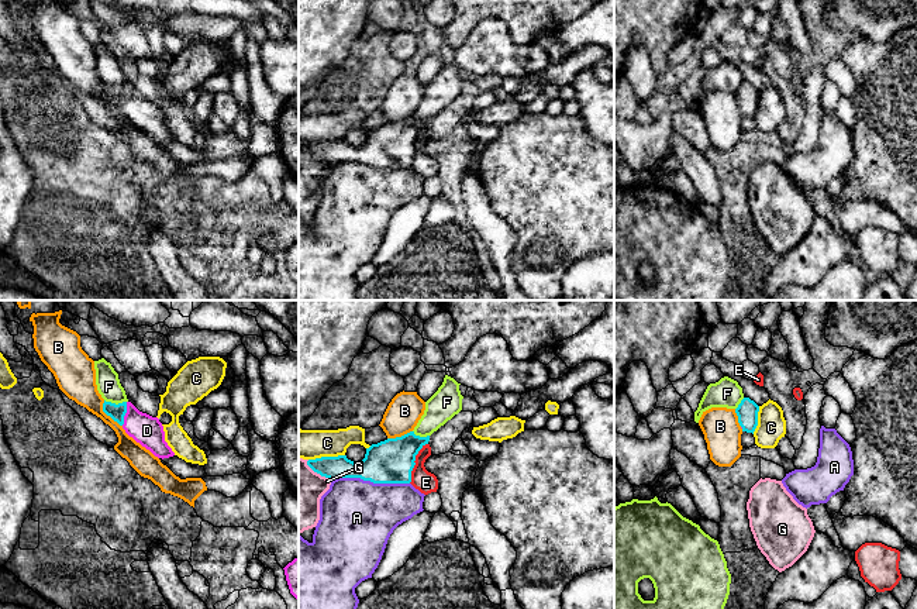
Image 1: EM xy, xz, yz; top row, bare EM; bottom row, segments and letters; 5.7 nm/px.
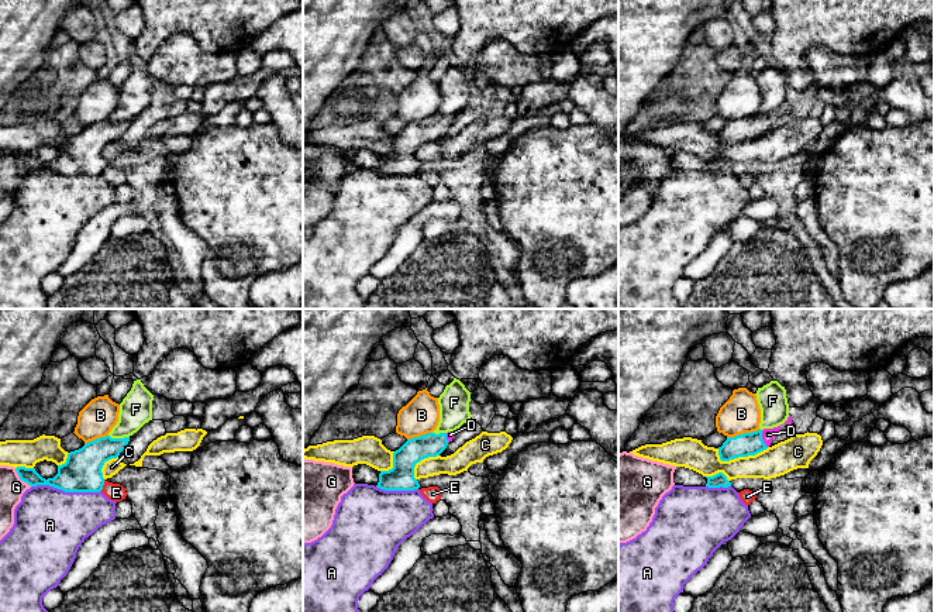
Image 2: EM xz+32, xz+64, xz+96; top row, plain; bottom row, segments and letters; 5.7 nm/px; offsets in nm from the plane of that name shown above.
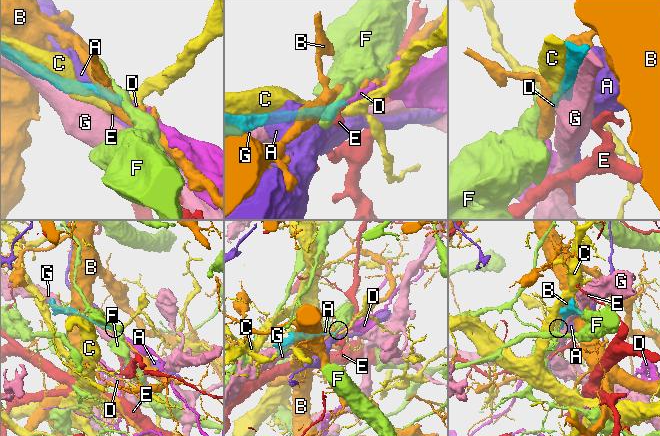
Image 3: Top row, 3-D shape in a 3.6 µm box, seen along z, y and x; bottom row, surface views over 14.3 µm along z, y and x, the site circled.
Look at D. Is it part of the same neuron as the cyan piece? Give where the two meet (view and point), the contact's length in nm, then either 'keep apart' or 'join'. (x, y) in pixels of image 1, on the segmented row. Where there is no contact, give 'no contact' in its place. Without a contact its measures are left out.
contact xy (124, 413); length 140 nm; join

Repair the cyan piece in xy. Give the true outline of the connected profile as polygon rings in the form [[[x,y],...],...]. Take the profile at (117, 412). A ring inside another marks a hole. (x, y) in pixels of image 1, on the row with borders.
[[[104,400],[103,412],[155,457],[163,460],[175,455],[165,441],[163,426],[158,417],[139,412],[131,402],[116,405]]]

